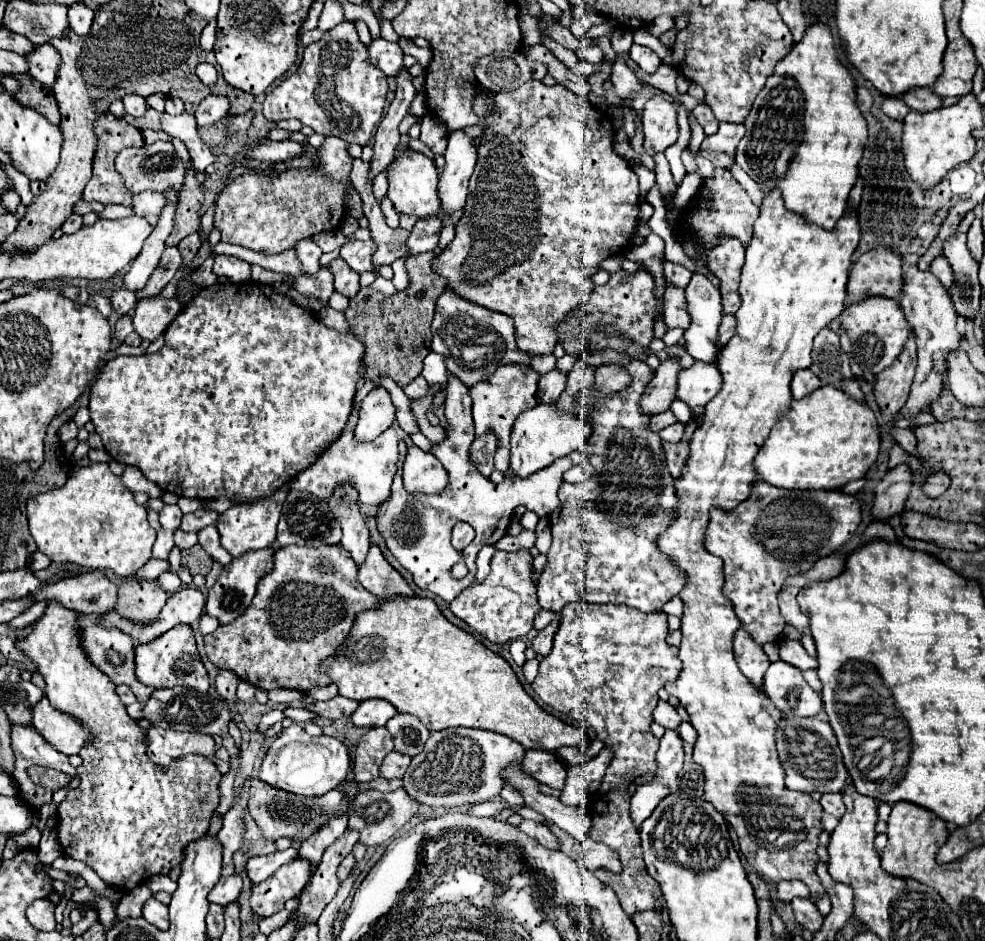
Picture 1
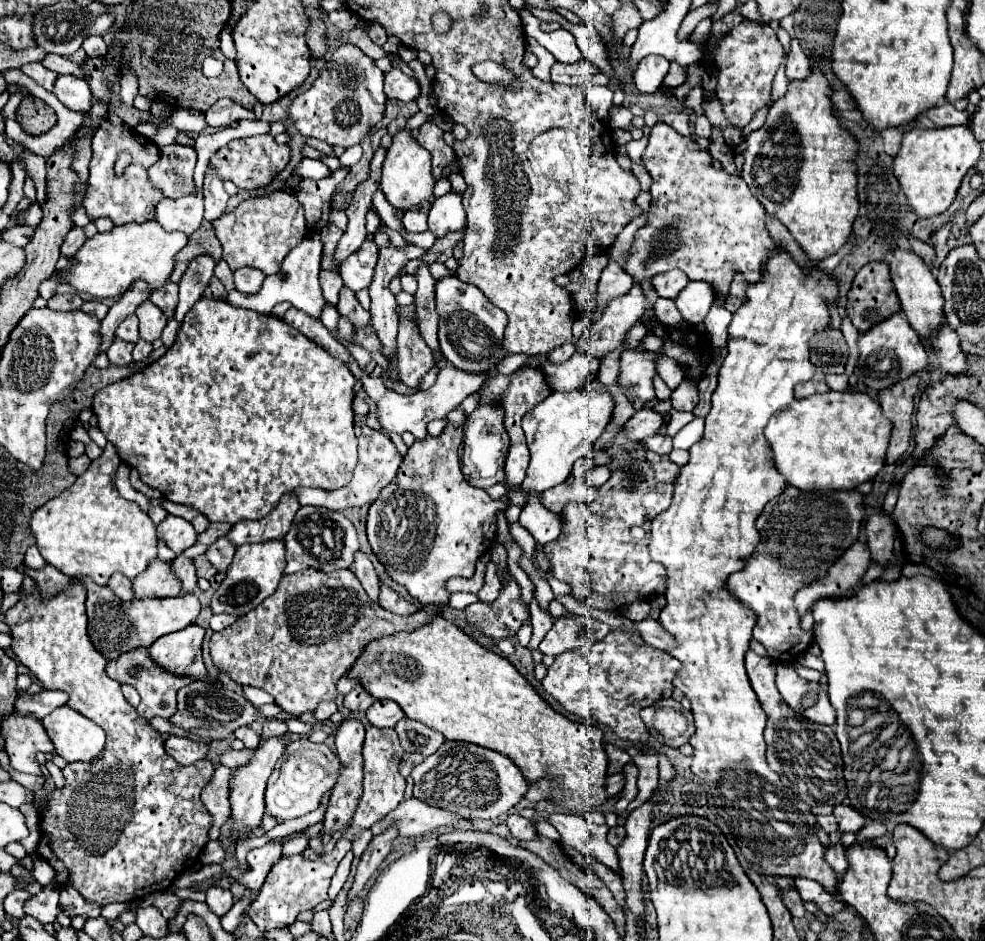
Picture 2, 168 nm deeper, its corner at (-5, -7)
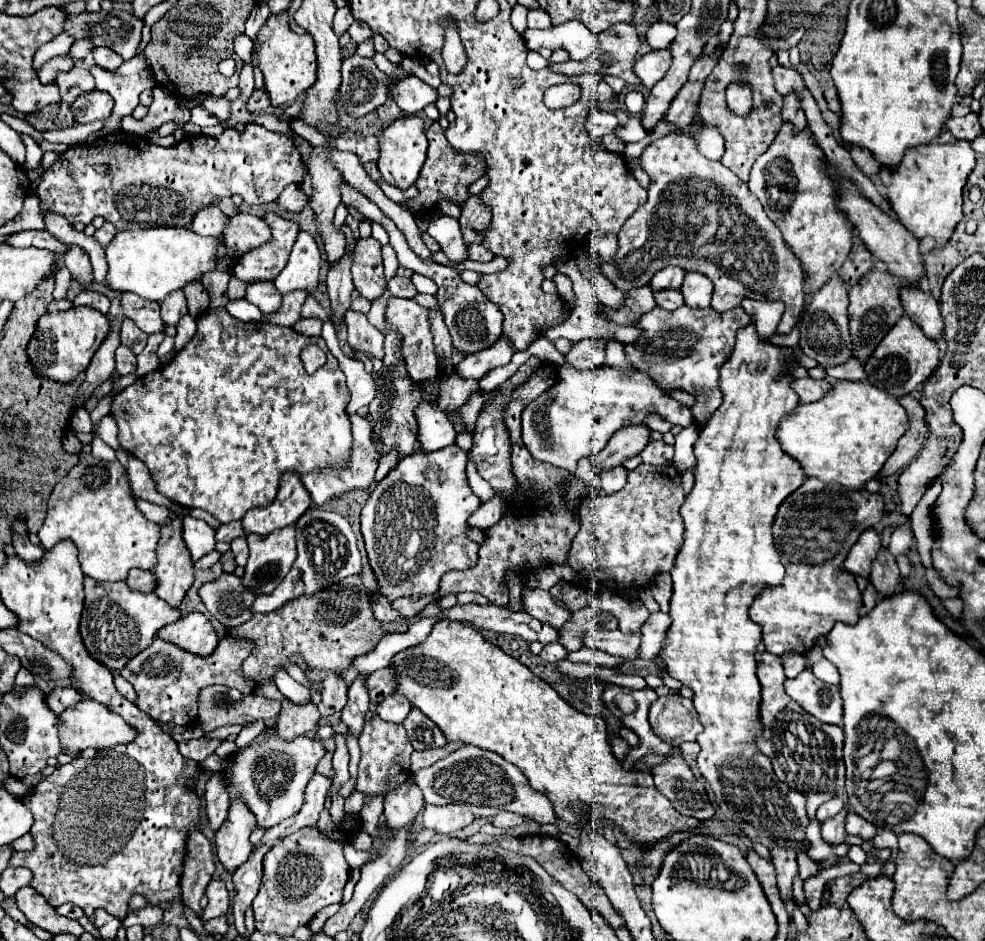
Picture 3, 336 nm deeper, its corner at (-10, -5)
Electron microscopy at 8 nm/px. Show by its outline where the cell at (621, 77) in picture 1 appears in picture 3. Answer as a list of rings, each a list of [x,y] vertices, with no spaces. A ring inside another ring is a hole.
[[[656,21],[650,25],[648,33],[646,33],[646,41],[648,45],[654,49],[654,51],[660,51],[660,49],[668,49],[670,43],[674,41],[676,37],[676,27],[668,21]]]

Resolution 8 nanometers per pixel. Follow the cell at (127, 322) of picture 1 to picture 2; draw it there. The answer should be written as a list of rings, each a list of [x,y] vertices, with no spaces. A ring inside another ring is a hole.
[[[115,339],[115,343],[113,343],[113,345],[109,347],[109,351],[107,351],[109,363],[115,365],[115,367],[127,367],[127,365],[131,365],[131,363],[133,363],[131,351],[133,351],[133,345],[129,345],[127,341]]]

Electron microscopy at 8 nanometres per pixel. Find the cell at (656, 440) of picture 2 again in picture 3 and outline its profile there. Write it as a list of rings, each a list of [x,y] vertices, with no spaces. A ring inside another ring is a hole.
[[[650,441],[646,449],[640,453],[642,463],[648,463],[652,467],[662,467],[672,463],[674,457],[674,445],[668,445],[664,441]]]

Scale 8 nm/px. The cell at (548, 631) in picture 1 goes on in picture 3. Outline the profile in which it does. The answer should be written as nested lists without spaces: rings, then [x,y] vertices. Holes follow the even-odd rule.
[[[588,605],[584,609],[574,611],[566,625],[558,629],[558,643],[564,645],[568,651],[582,649],[586,645],[586,633],[592,629],[612,631],[618,629],[618,621],[610,613],[598,609],[596,605]]]

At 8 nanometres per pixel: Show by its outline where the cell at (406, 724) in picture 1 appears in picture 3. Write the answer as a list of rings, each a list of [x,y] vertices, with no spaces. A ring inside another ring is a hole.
[[[412,709],[402,725],[404,725],[406,733],[408,733],[408,739],[410,739],[412,747],[418,749],[418,751],[444,747],[448,743],[444,733],[418,709]]]

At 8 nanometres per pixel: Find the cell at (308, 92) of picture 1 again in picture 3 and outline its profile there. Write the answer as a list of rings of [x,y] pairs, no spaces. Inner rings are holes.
[[[352,55],[342,63],[340,99],[344,99],[344,111],[352,119],[360,119],[370,111],[376,111],[386,101],[388,75],[382,73],[368,57]]]

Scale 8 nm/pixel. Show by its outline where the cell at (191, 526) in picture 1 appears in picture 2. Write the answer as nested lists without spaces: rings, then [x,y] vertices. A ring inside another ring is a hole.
[[[211,523],[209,529],[205,533],[199,535],[199,543],[205,543],[205,545],[213,545],[219,537],[227,535],[231,529],[231,525],[223,525],[223,523]]]

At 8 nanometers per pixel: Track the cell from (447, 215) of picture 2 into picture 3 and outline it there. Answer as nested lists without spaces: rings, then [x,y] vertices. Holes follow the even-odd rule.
[[[440,215],[436,221],[430,221],[428,233],[440,243],[442,251],[448,255],[450,261],[458,263],[466,259],[466,243],[462,241],[458,219],[450,215]]]

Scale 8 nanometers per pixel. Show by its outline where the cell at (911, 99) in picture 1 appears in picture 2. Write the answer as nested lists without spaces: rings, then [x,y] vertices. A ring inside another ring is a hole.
[[[951,103],[937,105],[927,111],[927,117],[937,127],[953,127],[953,125],[969,125],[969,115],[965,111],[957,111]]]

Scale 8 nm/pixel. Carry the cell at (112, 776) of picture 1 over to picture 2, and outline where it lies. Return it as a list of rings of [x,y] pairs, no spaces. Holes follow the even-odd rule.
[[[79,581],[67,585],[61,593],[53,595],[51,599],[43,599],[41,593],[39,593],[39,587],[33,589],[33,593],[21,597],[15,607],[11,607],[7,613],[5,613],[5,623],[11,627],[11,633],[13,633],[13,645],[11,649],[15,651],[17,659],[43,683],[45,689],[61,689],[65,693],[69,693],[69,707],[83,713],[85,717],[93,719],[93,721],[101,721],[103,723],[103,729],[107,731],[107,743],[105,743],[105,751],[95,757],[93,761],[85,761],[85,763],[69,763],[65,769],[63,769],[63,775],[65,775],[65,787],[63,789],[55,789],[53,795],[49,797],[47,801],[47,807],[43,809],[41,813],[41,821],[39,821],[39,827],[41,827],[41,841],[39,841],[39,847],[37,847],[37,855],[41,859],[45,859],[53,869],[55,869],[55,881],[63,887],[71,885],[75,887],[85,901],[89,903],[99,903],[99,905],[109,905],[109,903],[131,903],[135,899],[141,899],[149,893],[155,893],[155,891],[165,891],[169,889],[169,885],[175,881],[175,877],[189,869],[191,867],[191,861],[197,859],[197,855],[201,853],[201,849],[205,847],[207,843],[207,831],[211,829],[211,815],[207,813],[205,805],[201,803],[199,795],[201,795],[201,789],[209,783],[211,775],[213,775],[213,765],[207,761],[207,759],[201,759],[189,767],[179,767],[177,761],[173,761],[173,757],[169,757],[165,753],[165,747],[163,747],[163,737],[161,733],[157,733],[147,719],[139,717],[137,711],[125,701],[123,693],[121,693],[121,687],[117,681],[109,679],[107,673],[105,673],[105,665],[107,665],[107,659],[93,647],[93,643],[89,641],[89,635],[87,635],[87,615],[85,615],[85,589]]]

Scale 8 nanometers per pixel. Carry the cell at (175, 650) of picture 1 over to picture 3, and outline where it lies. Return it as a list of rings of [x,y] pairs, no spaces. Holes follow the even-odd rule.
[[[188,613],[178,623],[172,623],[170,627],[162,627],[158,631],[158,637],[162,641],[168,641],[182,651],[188,651],[192,655],[208,657],[214,653],[214,647],[218,645],[216,633],[212,623],[202,613]]]

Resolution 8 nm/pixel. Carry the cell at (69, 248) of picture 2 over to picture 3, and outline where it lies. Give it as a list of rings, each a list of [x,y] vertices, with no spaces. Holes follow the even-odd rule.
[[[68,245],[66,253],[64,253],[64,265],[70,269],[70,273],[76,281],[80,281],[80,283],[92,283],[94,281],[90,259],[82,247]]]

